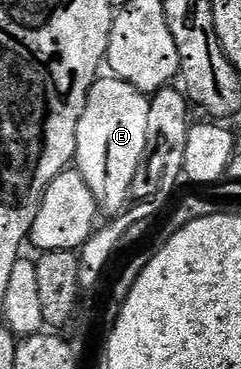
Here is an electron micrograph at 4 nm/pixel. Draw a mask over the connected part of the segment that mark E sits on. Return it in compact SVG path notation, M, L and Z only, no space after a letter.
M95 79L80 117L76 133L78 148L74 154L76 169L92 189L99 212L114 217L127 206L130 186L144 157L144 141L148 137L150 100L123 79Z

